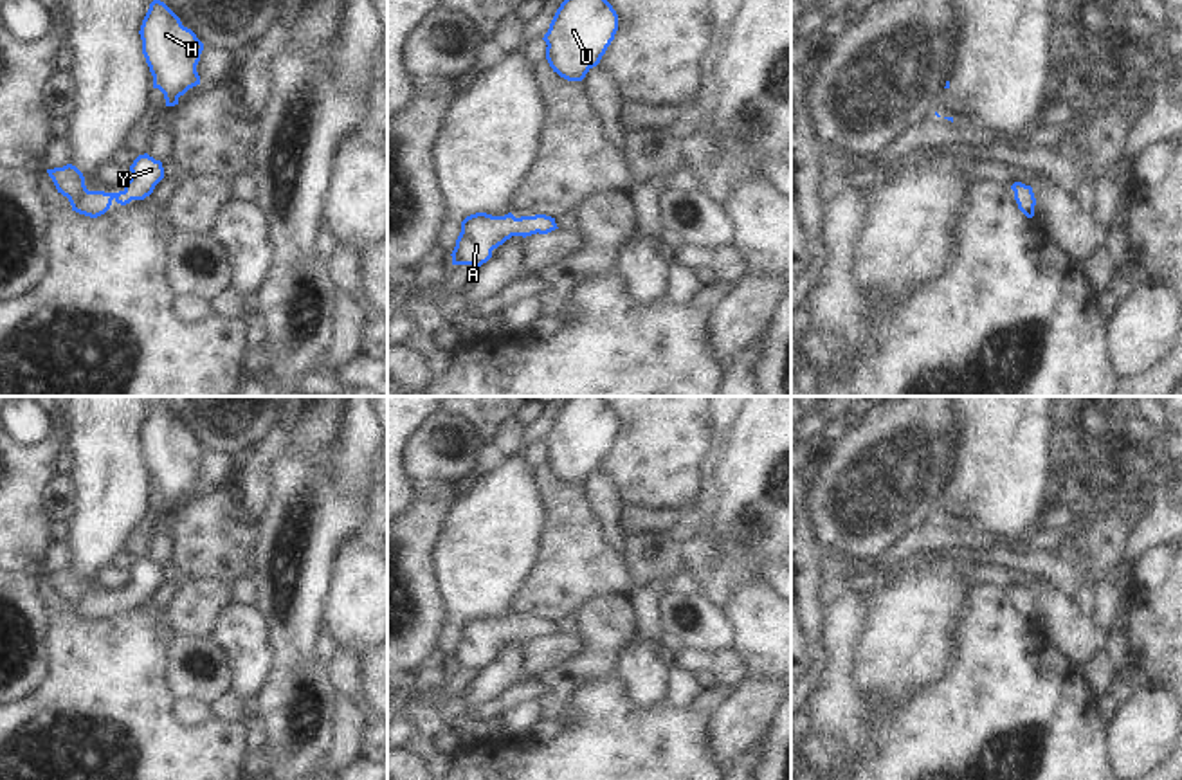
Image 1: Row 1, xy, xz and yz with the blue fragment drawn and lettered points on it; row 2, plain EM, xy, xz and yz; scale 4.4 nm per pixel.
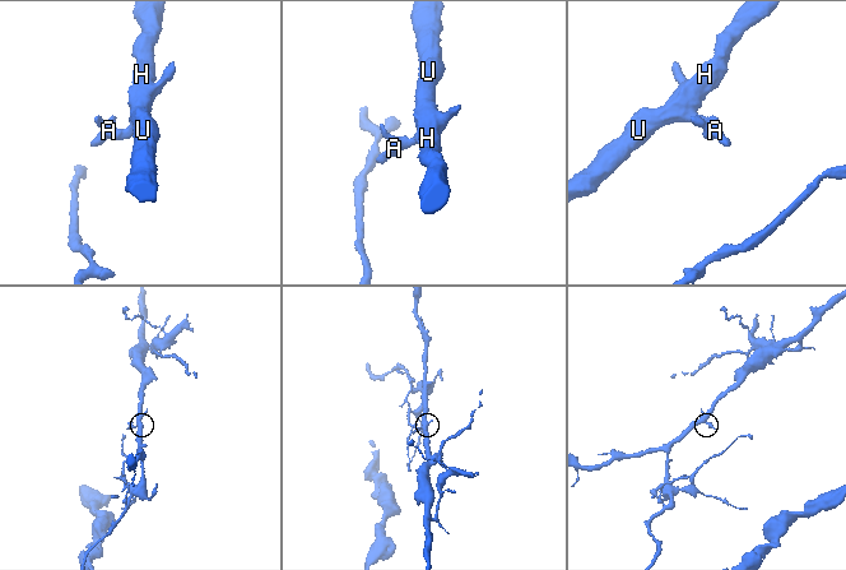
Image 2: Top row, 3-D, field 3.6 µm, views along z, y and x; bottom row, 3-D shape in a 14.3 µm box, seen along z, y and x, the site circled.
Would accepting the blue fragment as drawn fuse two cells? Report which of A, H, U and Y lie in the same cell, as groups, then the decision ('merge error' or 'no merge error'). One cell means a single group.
A H U Y; no merge error

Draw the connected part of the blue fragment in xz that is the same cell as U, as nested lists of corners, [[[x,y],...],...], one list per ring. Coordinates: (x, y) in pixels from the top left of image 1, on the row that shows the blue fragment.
[[[564,0],[548,32],[546,59],[568,81],[582,81],[614,40],[618,14],[607,0]]]

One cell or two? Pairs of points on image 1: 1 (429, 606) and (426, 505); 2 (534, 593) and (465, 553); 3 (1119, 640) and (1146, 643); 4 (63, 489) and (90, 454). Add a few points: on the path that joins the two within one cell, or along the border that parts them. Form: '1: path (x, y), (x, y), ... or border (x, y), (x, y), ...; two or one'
1: path (418, 580), (418, 530); one
2: border (537, 546), (537, 561), (514, 597), (509, 615); two
3: border (1128, 598), (1128, 658), (1132, 662); two
4: border (65, 474), (72, 485), (72, 516), (69, 521); two

